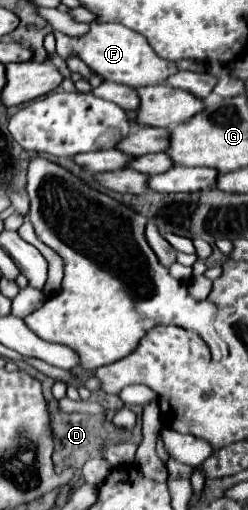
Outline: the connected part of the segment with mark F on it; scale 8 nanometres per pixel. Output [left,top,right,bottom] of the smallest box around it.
[54,23,178,89]

